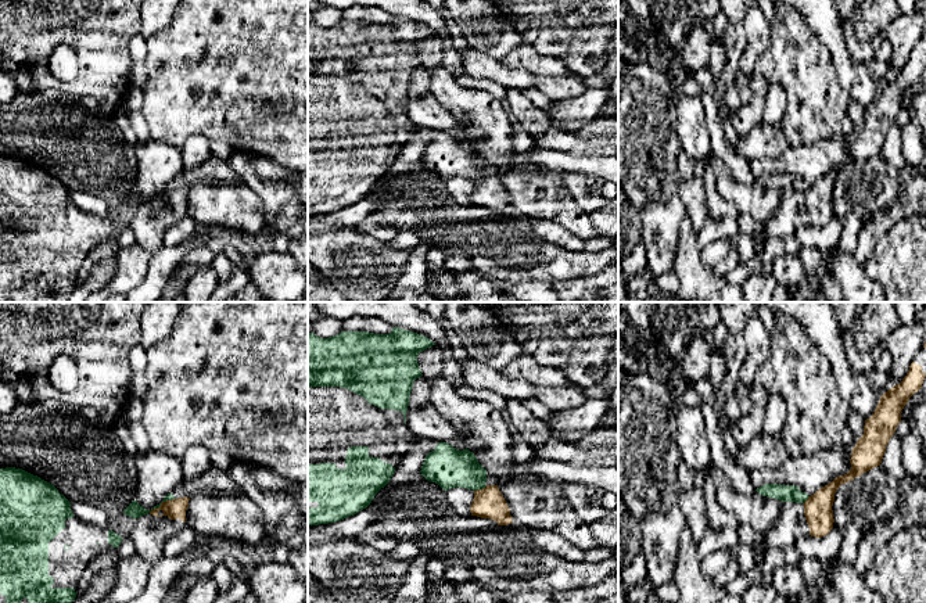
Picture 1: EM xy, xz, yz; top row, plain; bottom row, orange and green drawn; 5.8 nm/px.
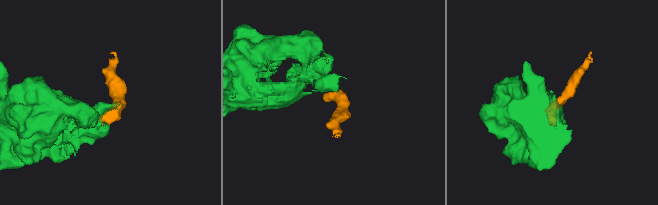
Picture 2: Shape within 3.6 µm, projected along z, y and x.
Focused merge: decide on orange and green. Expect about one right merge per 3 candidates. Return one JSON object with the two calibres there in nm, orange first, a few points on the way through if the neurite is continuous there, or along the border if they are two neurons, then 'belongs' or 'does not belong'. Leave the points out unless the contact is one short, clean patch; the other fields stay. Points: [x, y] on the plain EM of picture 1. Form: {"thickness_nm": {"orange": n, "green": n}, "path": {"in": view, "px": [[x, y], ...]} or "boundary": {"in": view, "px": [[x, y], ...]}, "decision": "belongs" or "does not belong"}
{"thickness_nm": {"orange": 110, "green": 90}, "boundary": {"in": "xy", "px": [[175, 187], [164, 190], [149, 201]]}, "decision": "does not belong"}

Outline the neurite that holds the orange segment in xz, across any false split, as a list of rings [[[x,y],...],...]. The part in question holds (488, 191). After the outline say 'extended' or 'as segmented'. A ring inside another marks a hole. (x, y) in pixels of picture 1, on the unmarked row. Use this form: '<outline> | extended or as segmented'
[[[487,175],[482,179],[474,180],[470,201],[471,205],[491,208],[496,211],[498,215],[507,215],[513,212],[510,198],[498,175]]] | as segmented

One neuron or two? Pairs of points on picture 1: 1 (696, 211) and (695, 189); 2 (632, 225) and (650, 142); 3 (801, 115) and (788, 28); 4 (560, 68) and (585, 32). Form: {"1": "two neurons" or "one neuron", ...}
{"1": "one neuron", "2": "two neurons", "3": "one neuron", "4": "two neurons"}

